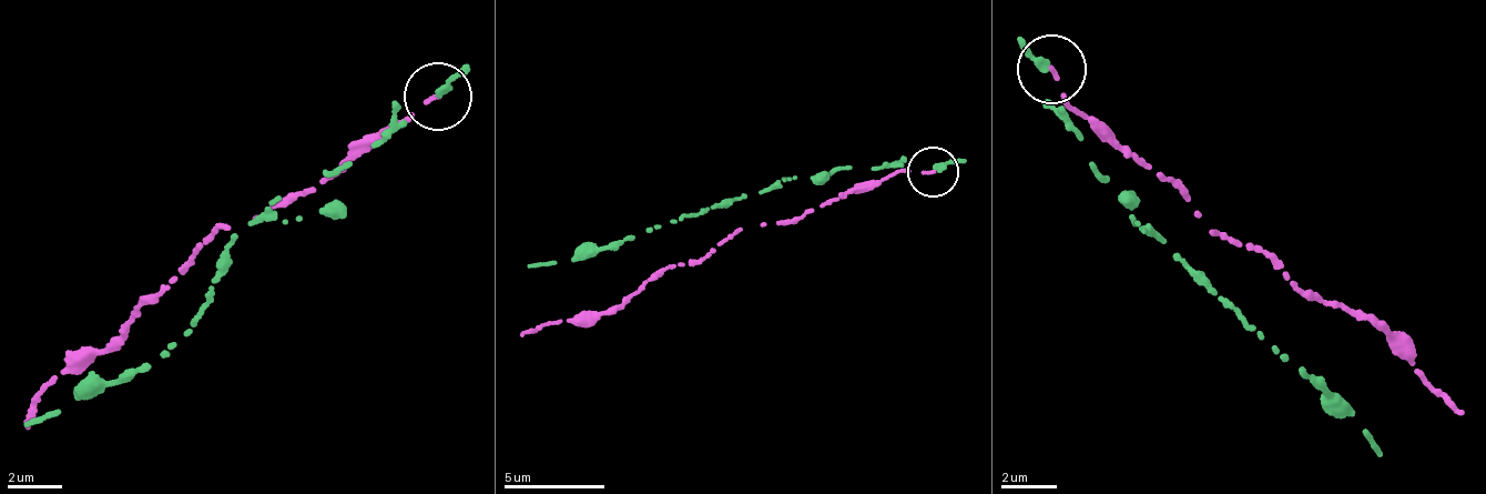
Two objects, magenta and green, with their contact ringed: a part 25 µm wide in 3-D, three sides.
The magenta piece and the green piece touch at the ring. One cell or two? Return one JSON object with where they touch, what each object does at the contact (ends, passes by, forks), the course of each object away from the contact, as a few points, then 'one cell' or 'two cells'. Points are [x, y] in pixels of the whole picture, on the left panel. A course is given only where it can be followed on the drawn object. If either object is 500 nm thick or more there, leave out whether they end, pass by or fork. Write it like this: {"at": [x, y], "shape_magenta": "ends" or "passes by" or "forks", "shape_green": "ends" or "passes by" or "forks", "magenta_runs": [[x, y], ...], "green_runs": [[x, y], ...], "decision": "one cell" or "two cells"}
{"at": [437, 97], "shape_magenta": "ends", "shape_green": "ends", "magenta_runs": [[439, 96], [408, 120], [362, 134], [314, 189], [214, 225], [104, 350], [39, 386], [26, 427]], "green_runs": [[437, 92], [322, 174], [331, 202], [250, 221], [194, 326], [138, 373], [26, 425]], "decision": "two cells"}

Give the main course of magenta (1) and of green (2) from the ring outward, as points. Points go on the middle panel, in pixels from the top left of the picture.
1: (934, 173), (905, 171), (813, 207), (732, 232), (604, 313), (547, 322), (520, 334)
2: (934, 169), (901, 159), (875, 169), (794, 178), (623, 242), (581, 252), (570, 260), (529, 264)

